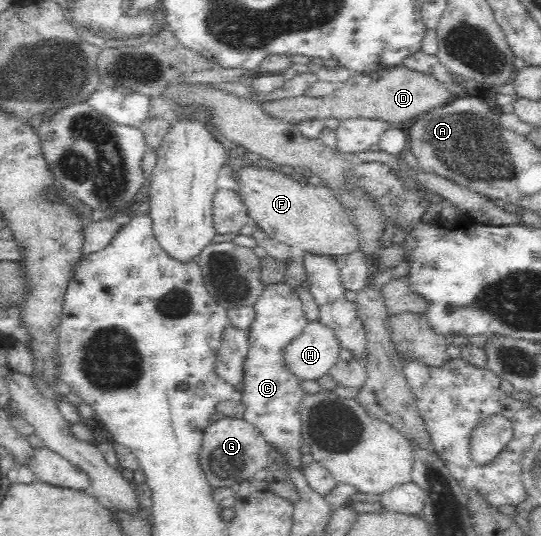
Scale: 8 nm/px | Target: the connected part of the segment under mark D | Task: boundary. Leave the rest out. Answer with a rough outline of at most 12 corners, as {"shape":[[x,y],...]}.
{"shape":[[404,65],[352,73],[326,97],[262,102],[291,124],[396,126],[457,94]]}

